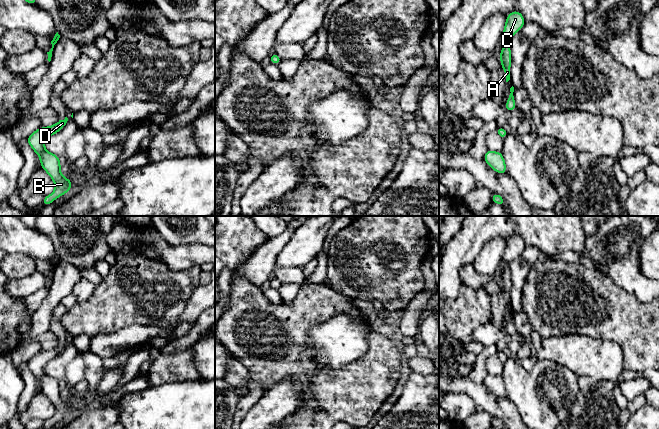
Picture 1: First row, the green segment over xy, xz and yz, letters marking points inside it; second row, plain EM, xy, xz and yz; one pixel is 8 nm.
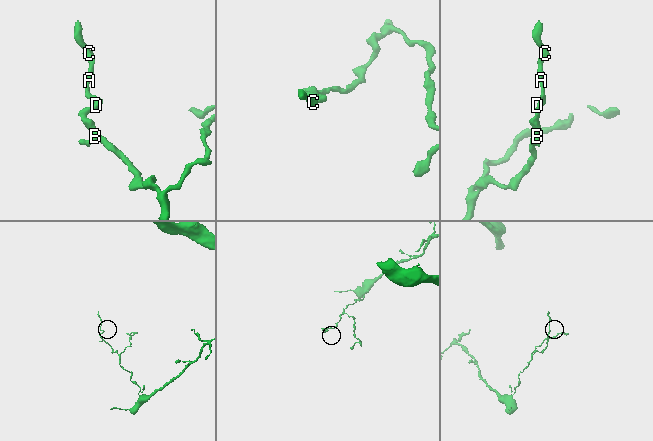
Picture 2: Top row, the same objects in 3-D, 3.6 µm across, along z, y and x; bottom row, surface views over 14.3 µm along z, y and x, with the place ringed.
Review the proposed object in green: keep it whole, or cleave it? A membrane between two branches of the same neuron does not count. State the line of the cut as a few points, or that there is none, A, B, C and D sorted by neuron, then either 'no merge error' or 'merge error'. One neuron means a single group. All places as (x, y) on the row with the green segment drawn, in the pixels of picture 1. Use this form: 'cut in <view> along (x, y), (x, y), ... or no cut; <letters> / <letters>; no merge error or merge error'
no cut; A B C D; no merge error

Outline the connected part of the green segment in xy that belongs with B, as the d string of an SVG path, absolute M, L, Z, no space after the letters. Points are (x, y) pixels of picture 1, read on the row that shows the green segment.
M68 118L59 120L50 127L40 127L35 132L30 134L27 138L28 144L32 147L36 154L40 156L40 163L52 178L55 183L55 190L51 195L43 197L42 205L48 206L53 201L64 193L69 192L72 188L72 179L65 179L60 173L60 159L59 156L49 153L44 148L44 142L53 134L58 133L67 123Z

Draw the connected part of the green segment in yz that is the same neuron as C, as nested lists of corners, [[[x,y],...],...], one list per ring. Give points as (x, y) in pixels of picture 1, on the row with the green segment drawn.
[[[515,10],[506,17],[506,24],[503,30],[502,37],[504,38],[505,44],[500,52],[500,61],[502,68],[506,76],[506,82],[510,80],[510,67],[511,67],[511,50],[509,41],[513,35],[515,35],[526,23],[523,15]]]

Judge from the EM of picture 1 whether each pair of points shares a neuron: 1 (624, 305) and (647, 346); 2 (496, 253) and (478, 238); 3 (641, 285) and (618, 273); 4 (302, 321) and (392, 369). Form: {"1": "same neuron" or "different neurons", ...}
{"1": "same neuron", "2": "different neurons", "3": "same neuron", "4": "same neuron"}

